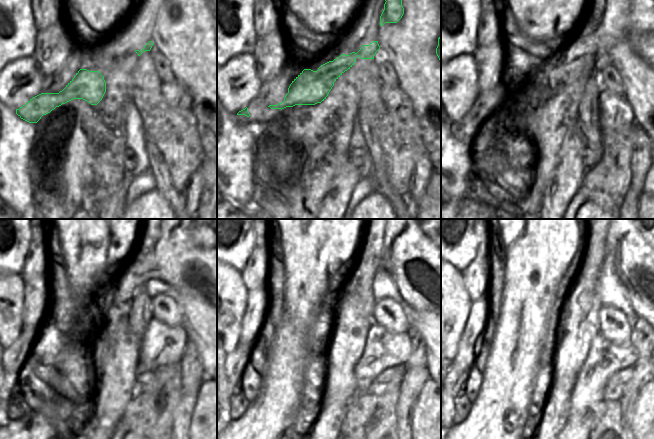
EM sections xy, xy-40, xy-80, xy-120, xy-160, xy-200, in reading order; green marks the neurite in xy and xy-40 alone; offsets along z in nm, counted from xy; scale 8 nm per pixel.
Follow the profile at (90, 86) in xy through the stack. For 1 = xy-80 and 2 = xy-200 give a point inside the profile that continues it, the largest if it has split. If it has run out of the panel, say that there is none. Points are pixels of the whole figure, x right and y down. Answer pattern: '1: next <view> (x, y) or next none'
1: next xy-80 (534, 87)
2: next xy-200 (644, 272)

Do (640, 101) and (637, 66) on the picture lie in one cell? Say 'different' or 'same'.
same

